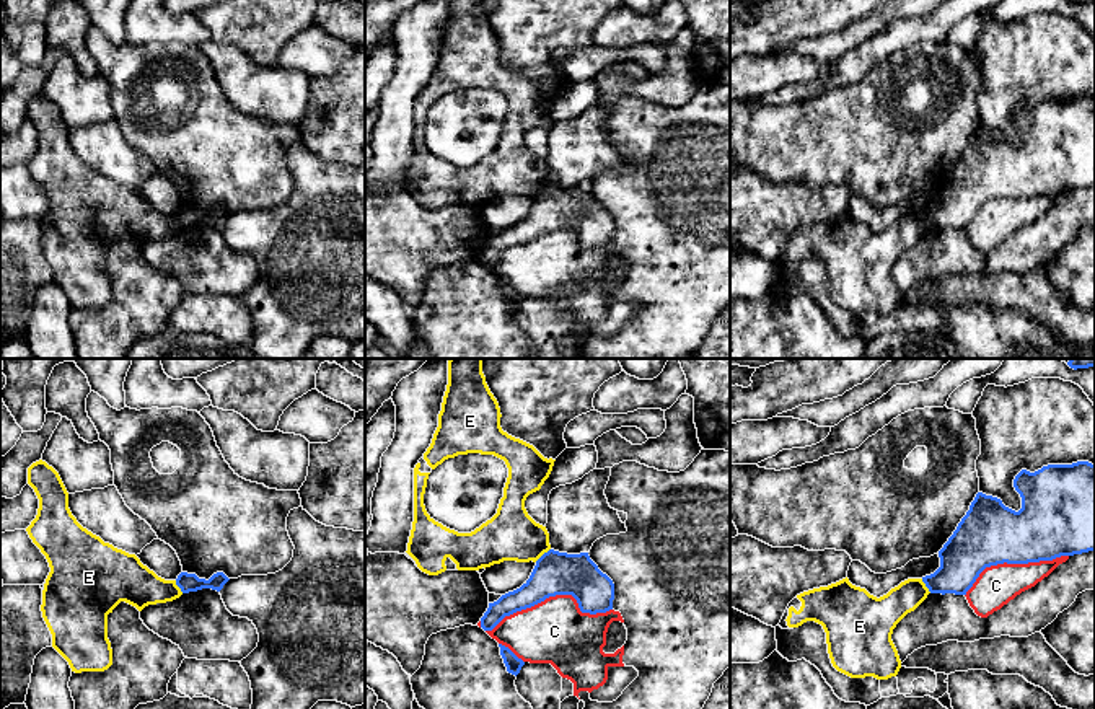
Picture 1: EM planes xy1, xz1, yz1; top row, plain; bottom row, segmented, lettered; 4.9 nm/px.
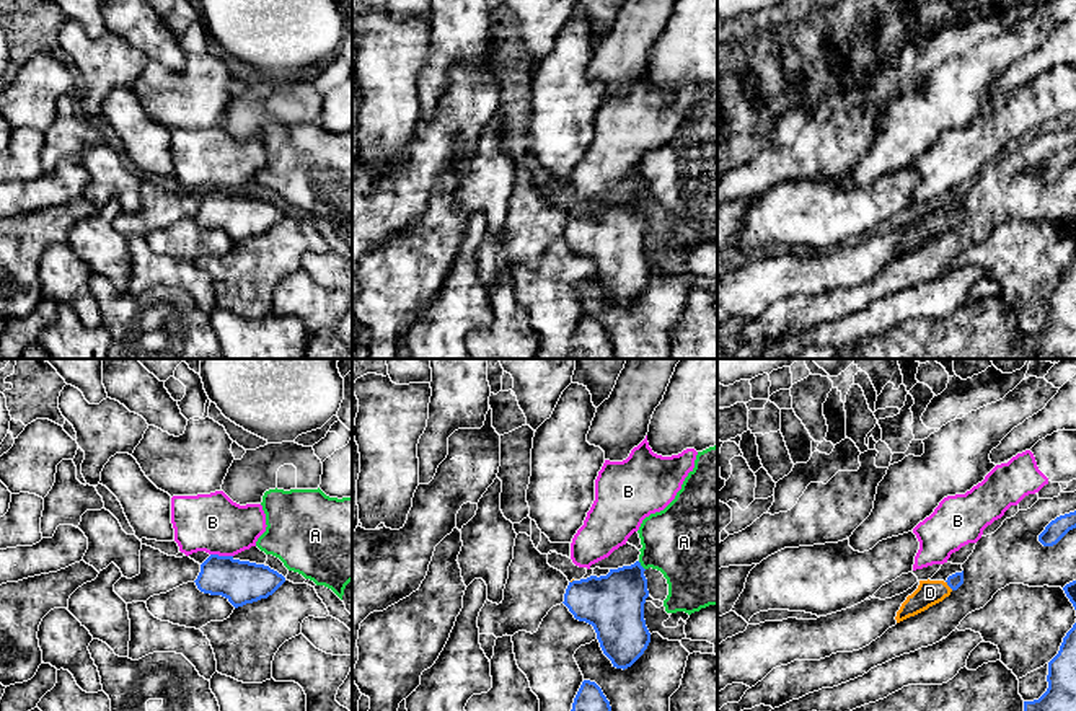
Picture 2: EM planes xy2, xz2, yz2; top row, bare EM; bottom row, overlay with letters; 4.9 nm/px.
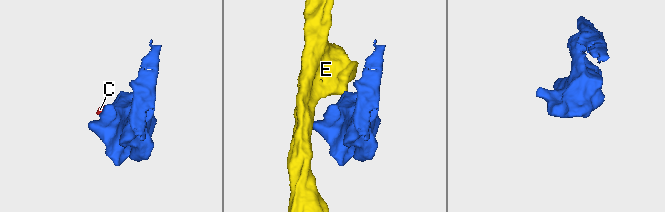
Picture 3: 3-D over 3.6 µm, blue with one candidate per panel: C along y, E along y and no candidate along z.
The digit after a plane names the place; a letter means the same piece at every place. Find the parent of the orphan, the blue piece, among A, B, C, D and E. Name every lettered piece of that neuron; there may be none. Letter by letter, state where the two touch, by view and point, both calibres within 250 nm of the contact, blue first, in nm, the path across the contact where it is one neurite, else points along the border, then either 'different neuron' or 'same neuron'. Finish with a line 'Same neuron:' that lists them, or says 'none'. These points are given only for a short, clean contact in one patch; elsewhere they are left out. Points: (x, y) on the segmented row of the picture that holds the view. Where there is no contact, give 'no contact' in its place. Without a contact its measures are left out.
A: xz2 (641, 566) | 300/380 nm | along xz2 (638, 561), (644, 569) | different neuron
B: xy2 (222, 556) | 220/280 nm | different neuron
C: xz1 (551, 595) | 220/320 nm | different neuron
D: yz2 (949, 586) | 70/130 nm | same neuron
E: xz1 (543, 554) | 220/260 nm | along xz1 (549, 548), (535, 561) | different neuron
Same neuron: D

